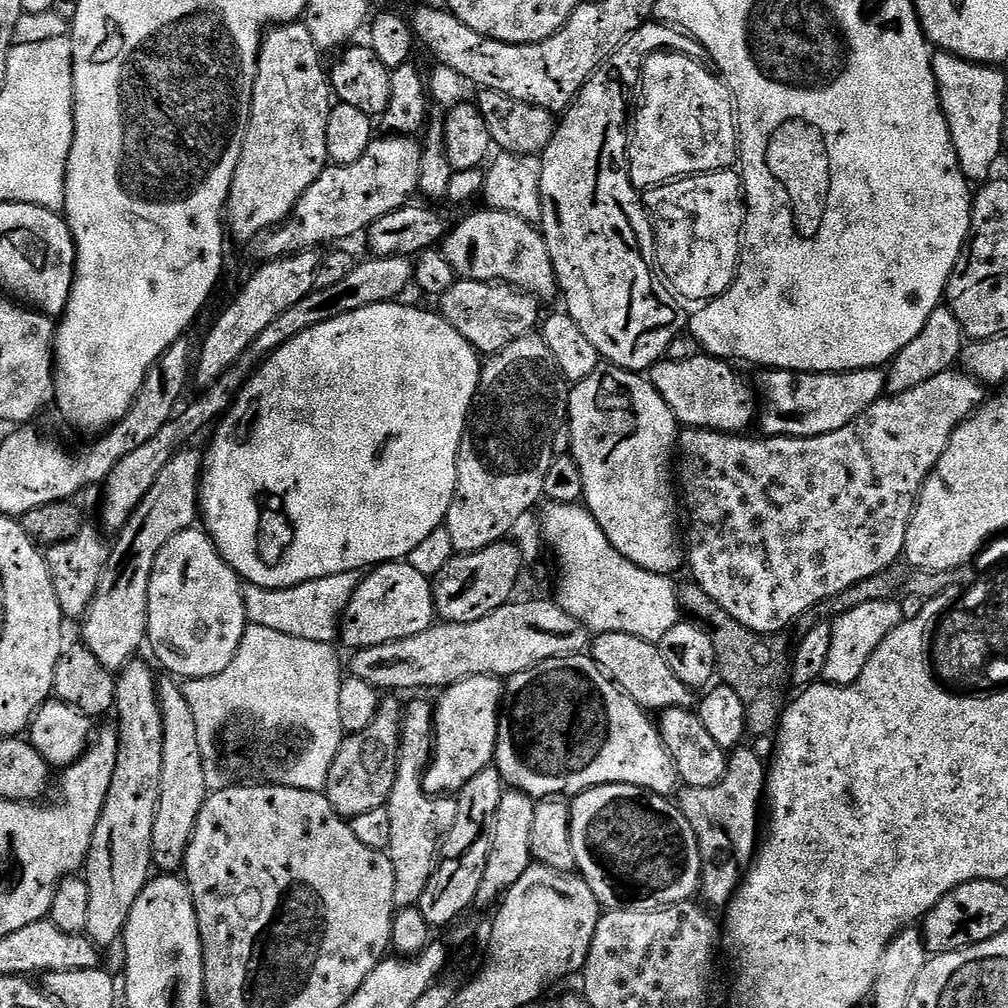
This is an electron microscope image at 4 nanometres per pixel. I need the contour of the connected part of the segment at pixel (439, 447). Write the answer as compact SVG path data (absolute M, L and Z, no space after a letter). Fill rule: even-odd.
M393 302L393 303L390 303L390 304L375 304L375 305L374 305L374 306L366 306L366 307L365 307L365 308L363 308L363 309L362 309L362 310L354 310L354 311L353 311L353 312L351 312L351 313L350 313L350 314L342 314L342 315L341 315L341 316L339 316L339 317L338 317L338 318L330 318L330 322L322 322L322 323L321 323L321 324L319 324L319 325L318 325L318 326L310 326L310 330L306 330L306 331L305 331L305 332L303 332L303 333L302 333L302 334L298 334L298 335L297 335L297 336L295 336L295 337L294 337L294 338L290 338L290 339L289 339L289 340L287 340L287 342L285 342L285 343L284 343L284 345L283 345L283 346L282 346L282 347L280 347L280 348L277 348L277 349L276 349L276 351L275 351L275 352L273 352L273 353L272 353L272 355L271 355L271 356L269 356L269 357L267 357L267 359L265 359L265 360L264 360L264 361L263 361L263 363L261 363L261 364L260 364L260 365L259 365L259 367L257 367L257 368L256 368L256 369L255 369L255 371L253 371L253 373L252 373L252 375L251 375L251 376L249 376L249 377L248 377L248 382L247 382L247 384L245 384L245 385L244 385L244 387L243 387L243 388L241 388L241 389L240 389L240 391L239 391L239 392L237 392L237 393L236 393L236 395L235 395L235 397L234 397L234 399L233 399L233 402L232 402L232 405L230 405L230 406L229 406L229 407L228 407L228 410L227 410L227 412L225 412L225 413L224 413L224 415L223 415L223 416L221 416L221 417L219 417L219 420L218 420L218 423L217 423L217 424L216 424L216 425L215 425L215 428L216 428L216 427L217 427L217 428L216 428L216 433L214 433L214 434L213 434L213 436L212 436L212 445L210 445L210 446L209 446L209 448L208 448L208 456L207 456L207 452L206 452L206 459L205 459L205 460L204 460L204 461L203 461L203 464L202 464L202 475L201 475L201 478L200 478L200 502L199 502L199 505L198 505L198 508L199 508L199 511L200 511L200 512L201 512L201 513L202 513L202 524L203 524L203 520L204 520L204 524L205 524L205 525L204 525L204 524L203 524L203 527L204 527L204 528L205 528L205 529L206 529L206 531L207 531L207 533L208 533L208 535L209 535L209 536L211 536L211 538L212 538L212 541L213 541L213 543L215 543L215 544L216 544L216 549L217 549L217 550L218 550L218 551L219 551L219 552L220 552L220 556L221 556L221 558L223 558L223 559L224 559L224 560L225 560L225 561L226 561L226 562L227 562L227 563L228 563L228 565L229 565L229 566L231 566L231 568L232 568L232 569L234 569L234 571L236 571L236 575L237 575L237 576L239 576L239 577L240 577L240 579L241 579L241 581L244 581L244 582L247 582L247 583L248 583L248 584L253 584L253 585L254 585L254 586L258 586L258 587L259 587L259 588L289 588L289 587L290 587L290 586L298 586L298 585L299 585L299 584L301 584L301 583L302 583L302 582L310 582L310 581L311 581L311 580L313 580L313 579L314 579L314 578L330 578L330 574L342 574L342 573L343 573L343 572L360 572L360 571L361 571L361 570L371 570L371 569L373 569L373 568L375 568L375 567L376 567L376 565L378 565L378 564L391 564L391 563L392 563L392 561L394 561L394 560L404 560L404 559L405 559L405 558L408 558L408 557L411 557L411 556L408 556L408 555L410 555L410 554L411 554L411 552L412 552L412 551L414 551L414 550L415 550L415 548L416 548L416 547L418 547L418 546L419 546L419 544L424 544L424 543L426 543L426 542L427 542L427 540L428 540L428 539L430 539L430 538L431 538L431 536L432 536L432 535L434 535L434 534L435 534L435 532L436 532L436 527L438 527L438 526L439 526L439 524L440 524L440 527L441 527L441 525L443 525L443 524L444 524L444 523L445 523L445 521L447 521L447 518L448 518L448 511L449 511L449 510L450 510L450 502L451 502L451 501L452 501L452 499L453 499L453 498L454 498L454 490L455 490L455 489L456 489L456 463L457 463L457 462L458 462L458 450L459 450L459 449L460 449L460 443L461 443L461 442L462 442L462 438L463 438L463 437L464 437L464 430L465 430L465 427L466 427L466 425L467 425L467 423L468 423L468 418L469 418L469 415L470 415L470 413L471 413L471 411L472 411L472 409L473 409L473 407L474 407L474 401L475 401L475 398L476 398L476 393L477 393L477 392L479 392L479 391L480 391L480 370L481 370L481 367L482 367L482 360L481 360L481 357L480 357L480 356L479 356L479 355L478 355L478 353L477 353L477 351L476 351L476 349L475 349L475 348L473 348L473 346L472 346L472 344L471 344L471 343L470 343L470 342L466 342L466 338L462 338L462 334L458 334L458 330L454 330L454 326L450 326L450 322L446 322L446 321L445 321L445 320L444 320L444 317L443 317L443 316L441 316L441 315L440 315L440 313L439 313L439 311L436 311L436 310L432 310L432 312L423 312L423 310L422 310L422 309L420 309L420 308L407 308L407 306L406 306L406 305L404 305L404 302Z

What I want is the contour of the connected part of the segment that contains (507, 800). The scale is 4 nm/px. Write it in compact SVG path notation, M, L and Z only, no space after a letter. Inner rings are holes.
M505 791L504 797L498 802L498 810L492 827L490 854L486 858L486 874L482 874L482 886L478 886L476 904L495 905L505 892L526 874L526 870L534 862L530 850L530 826L534 826L534 810L537 801L525 792Z

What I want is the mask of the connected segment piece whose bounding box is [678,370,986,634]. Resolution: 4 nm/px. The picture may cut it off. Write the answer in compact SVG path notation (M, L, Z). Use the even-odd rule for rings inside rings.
M949 370L938 373L928 381L922 382L921 385L914 386L913 389L906 390L904 393L885 395L878 402L874 402L874 406L870 406L862 414L858 414L858 418L854 418L852 424L842 426L842 430L834 430L830 434L822 434L821 436L764 436L759 438L760 440L751 440L751 435L748 434L717 432L711 428L685 427L678 436L678 488L682 493L683 503L684 500L688 503L688 520L686 516L686 568L692 571L691 579L698 586L702 586L702 590L706 590L706 594L710 594L710 598L714 598L714 602L718 602L718 606L722 606L722 610L726 610L726 614L730 614L730 618L734 618L744 628L748 628L752 632L763 634L763 632L780 632L783 628L790 627L799 616L806 615L811 608L813 611L823 600L829 600L832 596L837 596L842 590L846 590L850 586L854 586L858 582L862 582L866 578L886 570L903 557L904 547L906 546L906 530L910 526L910 518L916 508L916 500L920 496L920 487L924 484L924 479L935 470L937 462L942 458L942 454L954 434L954 430L960 423L968 419L984 403L985 399L985 385L963 370Z

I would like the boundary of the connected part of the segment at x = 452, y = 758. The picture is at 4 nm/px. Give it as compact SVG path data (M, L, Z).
M471 676L457 684L451 684L448 688L443 689L439 693L440 701L435 701L434 715L432 717L432 759L428 762L428 767L424 770L424 790L430 796L442 796L445 794L459 793L460 789L466 786L466 782L470 782L470 778L474 778L474 774L478 774L482 770L486 770L495 761L496 758L496 735L500 729L500 717L502 715L502 701L504 698L504 684L495 676Z

